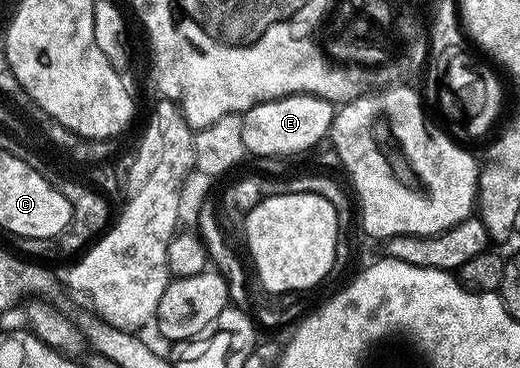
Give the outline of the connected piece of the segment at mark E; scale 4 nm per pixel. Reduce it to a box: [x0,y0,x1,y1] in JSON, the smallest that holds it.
[241,93,336,157]

